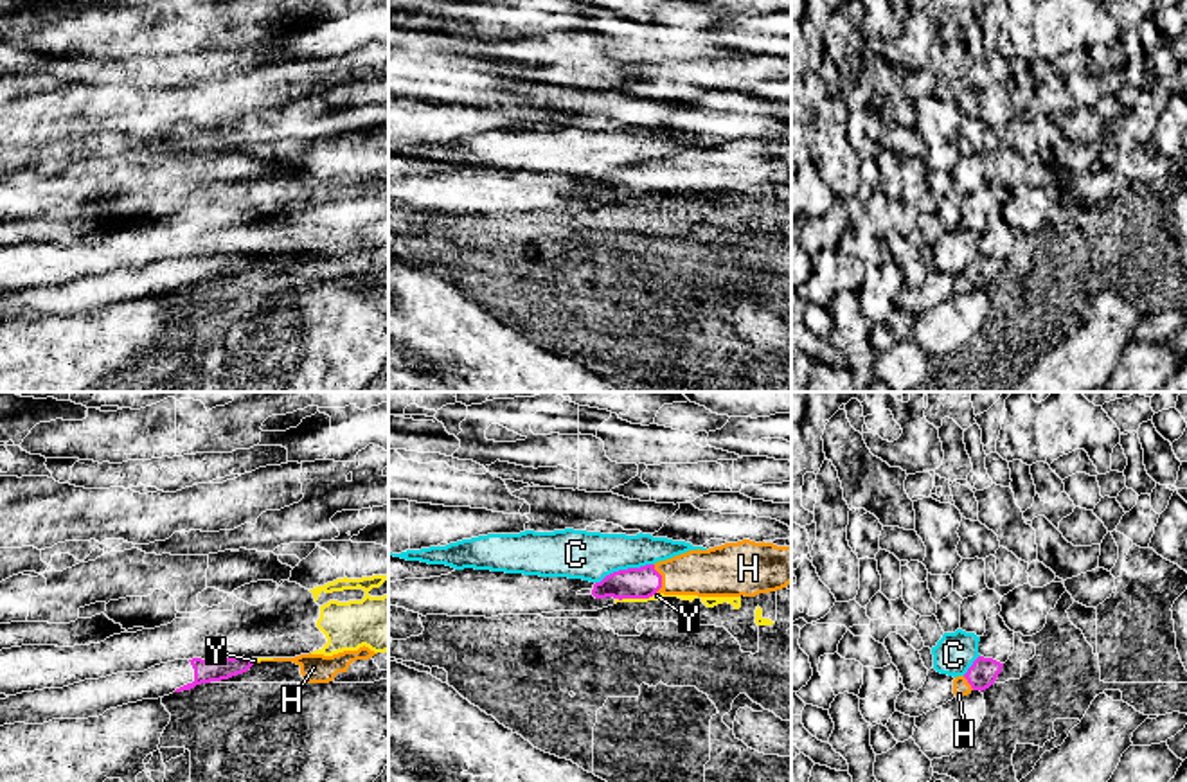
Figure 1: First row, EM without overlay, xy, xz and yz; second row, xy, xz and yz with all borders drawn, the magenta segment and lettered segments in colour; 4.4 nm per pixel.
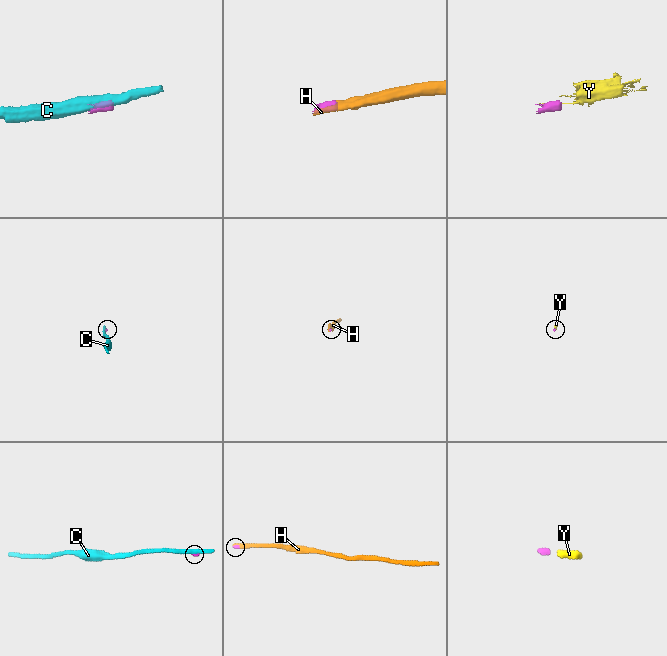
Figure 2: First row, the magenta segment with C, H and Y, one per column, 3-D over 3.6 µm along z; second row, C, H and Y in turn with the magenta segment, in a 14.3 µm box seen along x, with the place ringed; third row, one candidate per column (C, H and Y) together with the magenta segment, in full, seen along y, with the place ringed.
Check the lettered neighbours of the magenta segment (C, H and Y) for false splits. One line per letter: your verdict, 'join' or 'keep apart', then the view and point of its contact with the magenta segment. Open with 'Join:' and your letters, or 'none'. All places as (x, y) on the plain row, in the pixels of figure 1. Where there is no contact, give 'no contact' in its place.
Join: H
C: keep apart; contact xz (624, 168)
H: join; contact xz (660, 177)
Y: keep apart; contact xz (635, 195)

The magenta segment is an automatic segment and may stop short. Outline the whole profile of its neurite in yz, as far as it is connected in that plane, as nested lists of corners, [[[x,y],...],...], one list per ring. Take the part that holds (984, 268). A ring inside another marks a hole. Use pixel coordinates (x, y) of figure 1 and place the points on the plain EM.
[[[978,253],[964,273],[957,273],[953,277],[953,291],[957,295],[962,295],[971,291],[973,288],[982,289],[989,286],[1002,270],[1002,264],[1004,261],[993,255]]]

